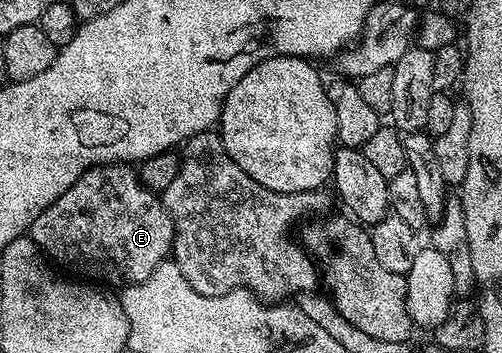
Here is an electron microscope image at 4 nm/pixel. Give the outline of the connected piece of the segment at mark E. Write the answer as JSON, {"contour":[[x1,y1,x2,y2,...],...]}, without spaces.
{"contour":[[127,164,95,166,86,170,77,184,69,188,69,192,53,200,53,204,49,204,49,208,45,208,45,212,33,220,29,236,52,263,60,267,68,266,79,273,76,275,107,288,139,286,149,280,156,268,168,261,175,245,173,220,163,205,162,197,144,186,138,173]]}

